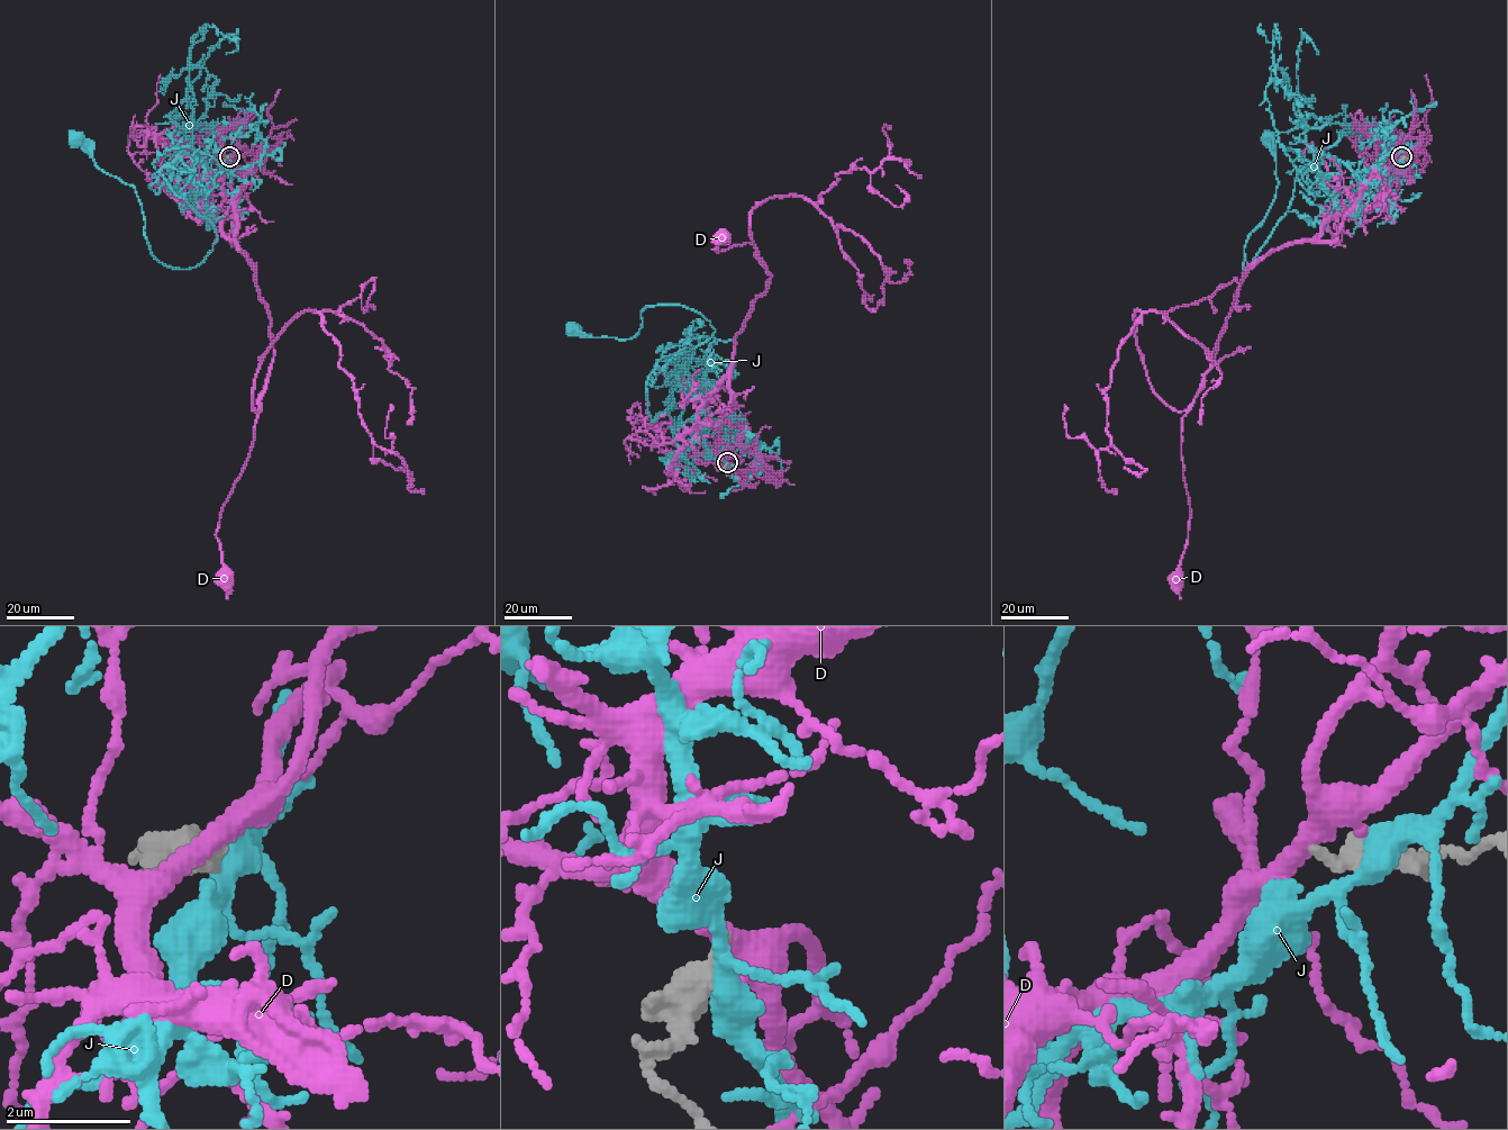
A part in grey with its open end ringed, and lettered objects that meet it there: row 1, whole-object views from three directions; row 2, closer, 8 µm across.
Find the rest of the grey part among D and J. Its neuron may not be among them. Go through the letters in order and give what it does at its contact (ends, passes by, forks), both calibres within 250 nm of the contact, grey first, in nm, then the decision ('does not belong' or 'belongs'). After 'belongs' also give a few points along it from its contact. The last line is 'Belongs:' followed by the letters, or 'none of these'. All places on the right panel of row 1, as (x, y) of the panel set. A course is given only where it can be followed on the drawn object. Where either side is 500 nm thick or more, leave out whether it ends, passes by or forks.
D: it passes by; calibres 320 and 380 nm; does not belong
J: calibres 600 and 340 nm; does not belong
Belongs: none of these

